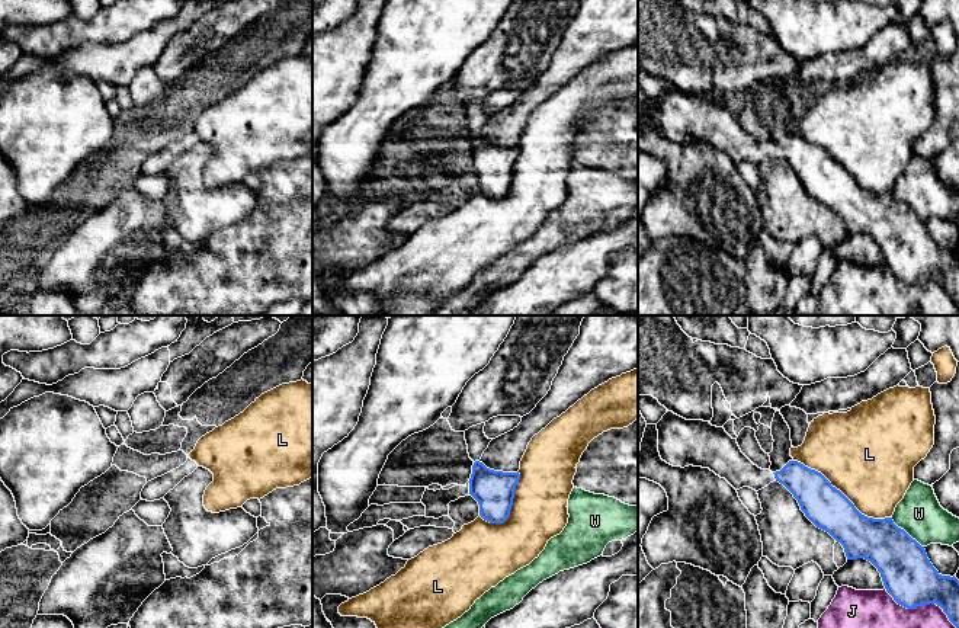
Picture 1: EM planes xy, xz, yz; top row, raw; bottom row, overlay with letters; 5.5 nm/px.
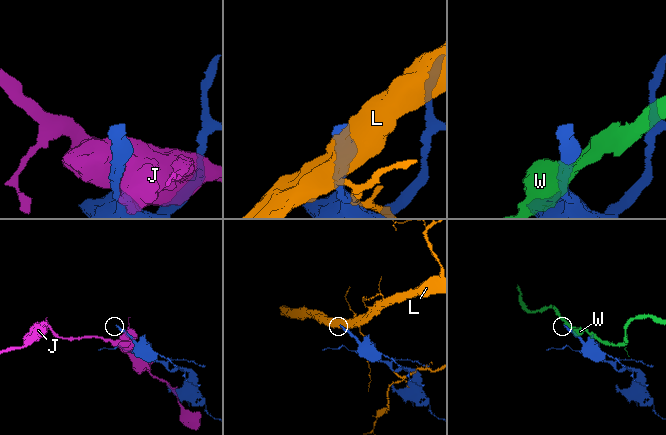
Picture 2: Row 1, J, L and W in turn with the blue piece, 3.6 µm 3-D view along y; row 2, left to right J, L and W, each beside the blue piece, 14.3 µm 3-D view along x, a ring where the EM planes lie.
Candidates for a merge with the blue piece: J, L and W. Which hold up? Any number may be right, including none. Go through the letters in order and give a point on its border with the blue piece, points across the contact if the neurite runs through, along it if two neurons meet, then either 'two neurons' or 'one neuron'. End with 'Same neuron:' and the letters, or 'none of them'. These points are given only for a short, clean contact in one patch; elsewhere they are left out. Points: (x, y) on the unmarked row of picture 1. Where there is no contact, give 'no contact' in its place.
J: meets blue in yz at (923, 279); two neurons
L: meets blue in yz at (843, 169); two neurons
W: meets blue in yz at (905, 207); two neurons
Same neuron: none of them

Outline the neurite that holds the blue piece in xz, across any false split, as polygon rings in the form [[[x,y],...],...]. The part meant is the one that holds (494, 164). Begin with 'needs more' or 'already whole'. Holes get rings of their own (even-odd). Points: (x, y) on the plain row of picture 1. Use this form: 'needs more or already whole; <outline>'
needs more; [[[485,97],[465,105],[469,132],[474,135],[469,169],[480,179],[480,190],[490,198],[504,198],[513,180],[514,164],[520,154],[517,147],[487,142],[480,134],[493,113],[484,108]]]

